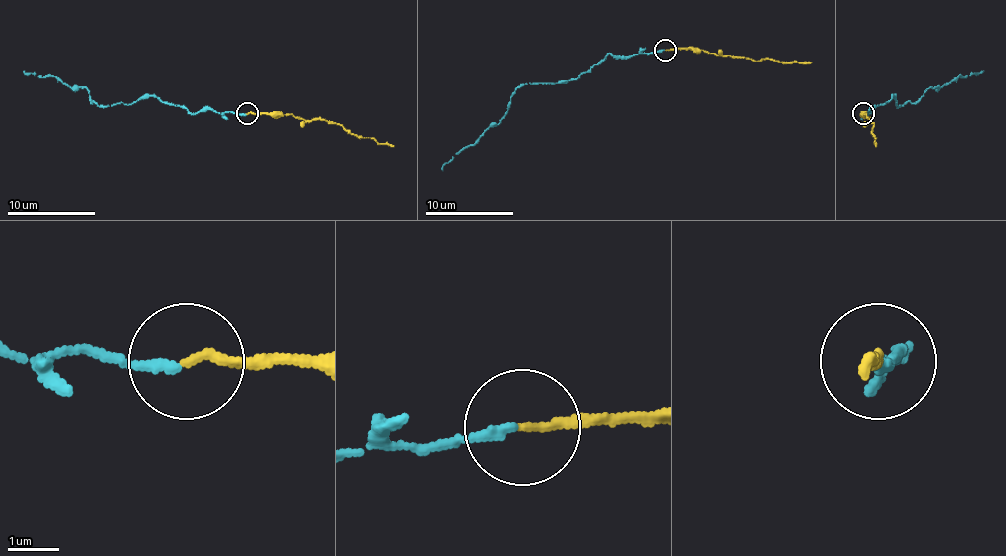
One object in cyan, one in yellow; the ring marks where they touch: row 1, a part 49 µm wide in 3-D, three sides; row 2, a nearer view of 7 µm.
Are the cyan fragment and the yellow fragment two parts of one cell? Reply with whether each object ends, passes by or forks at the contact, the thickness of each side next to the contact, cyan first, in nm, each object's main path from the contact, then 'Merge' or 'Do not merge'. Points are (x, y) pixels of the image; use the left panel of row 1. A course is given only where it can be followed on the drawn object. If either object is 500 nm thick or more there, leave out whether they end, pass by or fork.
At the ring cyan ends. At the ring yellow ends. Thickness 200 nm (cyan) against 160 nm. Course of cyan: (245, 113), (208, 109), (190, 113), (151, 95), (103, 106), (92, 102), (83, 87), (24, 71). Course of yellow: (247, 113), (282, 113), (300, 119), (326, 119), (342, 124), (361, 137), (394, 146). Do not merge

